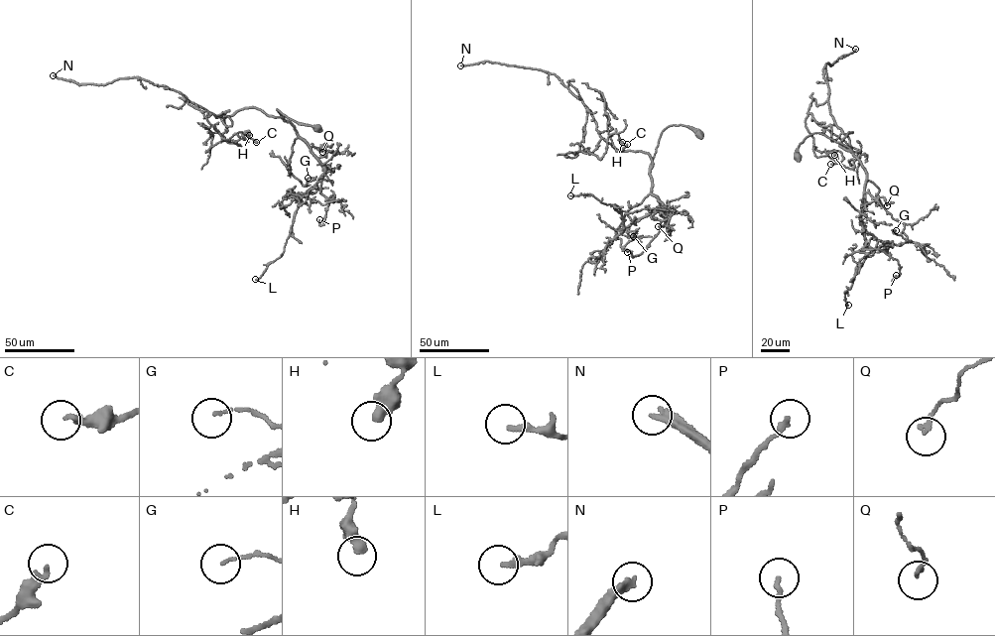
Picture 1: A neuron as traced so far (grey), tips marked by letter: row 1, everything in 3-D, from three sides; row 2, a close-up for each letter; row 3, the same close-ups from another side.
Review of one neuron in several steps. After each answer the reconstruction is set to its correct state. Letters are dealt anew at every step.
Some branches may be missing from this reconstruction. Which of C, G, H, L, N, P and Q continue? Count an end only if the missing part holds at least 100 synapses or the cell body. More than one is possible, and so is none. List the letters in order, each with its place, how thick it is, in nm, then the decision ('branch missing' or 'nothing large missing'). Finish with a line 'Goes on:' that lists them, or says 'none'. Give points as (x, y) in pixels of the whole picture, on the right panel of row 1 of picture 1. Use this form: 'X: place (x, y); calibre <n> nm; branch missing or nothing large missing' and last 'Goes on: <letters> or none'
C: place (830, 164); calibre 280 nm; nothing large missing
G: place (896, 230); calibre 90 nm; nothing large missing
H: place (834, 155); calibre 440 nm; nothing large missing
L: place (848, 305); calibre 240 nm; nothing large missing
N: place (855, 49); calibre 320 nm; branch missing
P: place (896, 275); calibre 170 nm; nothing large missing
Q: place (887, 205); calibre 140 nm; nothing large missing
Goes on: N

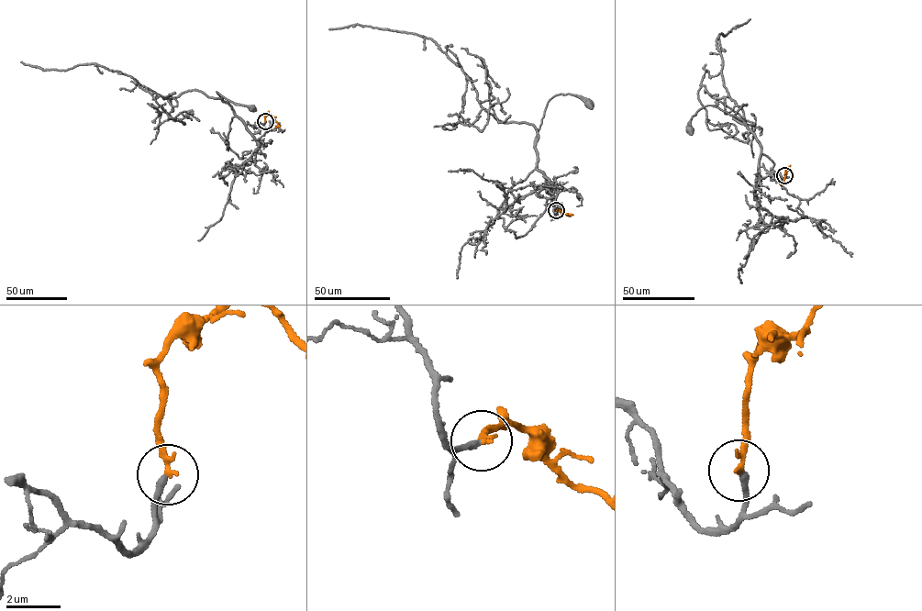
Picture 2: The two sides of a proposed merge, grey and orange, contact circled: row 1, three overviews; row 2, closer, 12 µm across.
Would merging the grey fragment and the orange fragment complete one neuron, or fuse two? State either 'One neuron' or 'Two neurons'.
One neuron

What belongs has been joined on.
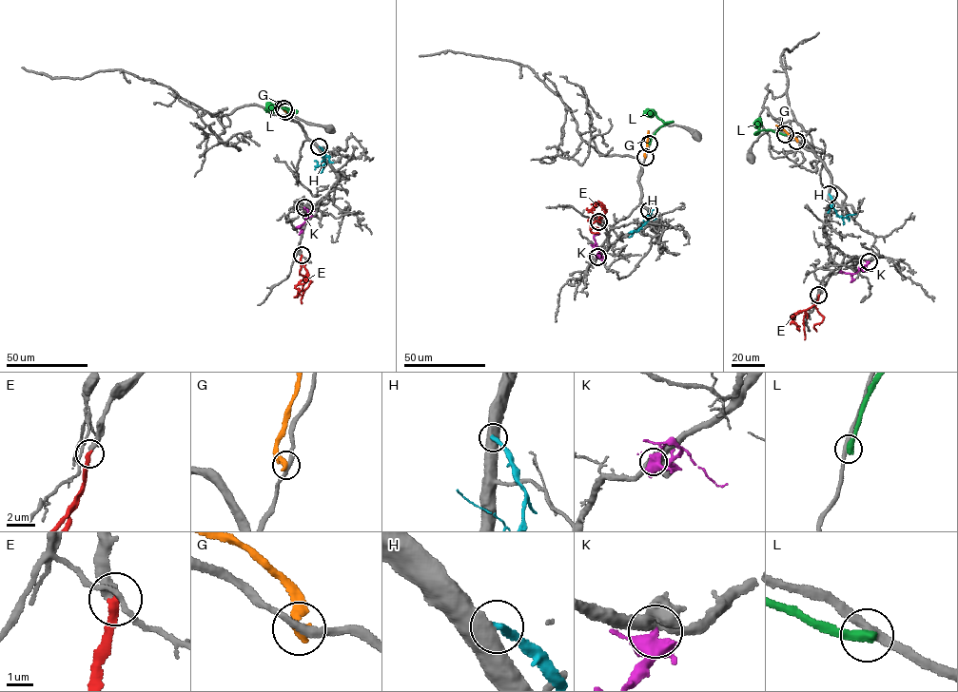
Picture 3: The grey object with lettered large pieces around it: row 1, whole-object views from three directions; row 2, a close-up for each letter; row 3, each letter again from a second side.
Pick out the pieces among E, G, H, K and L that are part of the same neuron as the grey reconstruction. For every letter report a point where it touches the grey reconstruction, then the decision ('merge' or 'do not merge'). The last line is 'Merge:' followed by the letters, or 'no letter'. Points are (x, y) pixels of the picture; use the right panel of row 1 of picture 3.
E: meets grey at (818, 295); merge
G: meets grey at (796, 141); do not merge
H: meets grey at (829, 194); do not merge
K: meets grey at (869, 261); do not merge
L: meets grey at (785, 134); do not merge
Merge: E

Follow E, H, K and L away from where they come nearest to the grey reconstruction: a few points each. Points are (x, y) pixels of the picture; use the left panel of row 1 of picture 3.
E: (301, 255), (307, 278), (295, 287), (298, 293), (294, 297)
H: (319, 146), (325, 154), (325, 163), (318, 165), (314, 161)
K: (304, 207), (308, 214), (303, 224), (296, 227), (301, 224)
L: (283, 108), (297, 111), (289, 112), (276, 107), (264, 109)

